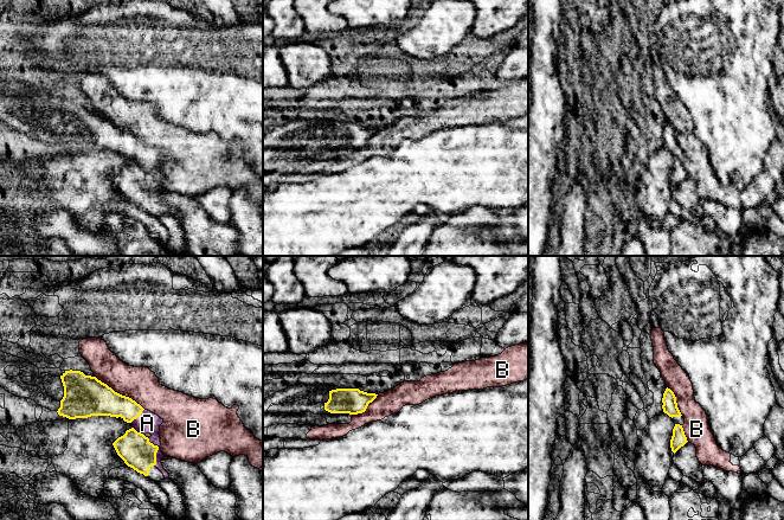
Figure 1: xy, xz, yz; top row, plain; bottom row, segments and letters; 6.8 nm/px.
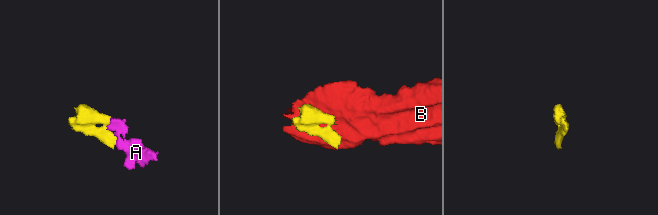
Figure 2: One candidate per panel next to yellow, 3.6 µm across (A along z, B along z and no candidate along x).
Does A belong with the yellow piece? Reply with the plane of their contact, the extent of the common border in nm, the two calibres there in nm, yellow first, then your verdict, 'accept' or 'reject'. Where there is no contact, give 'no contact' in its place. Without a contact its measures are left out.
xy | 200 nm | 220/140 nm | accept

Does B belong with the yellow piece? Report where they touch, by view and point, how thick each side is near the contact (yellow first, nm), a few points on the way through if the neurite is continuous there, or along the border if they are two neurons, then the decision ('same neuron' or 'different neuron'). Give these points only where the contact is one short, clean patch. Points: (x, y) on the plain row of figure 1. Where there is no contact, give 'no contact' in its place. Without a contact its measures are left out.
contact xy (119, 128); calibres 280 and 240 nm; different neuron

